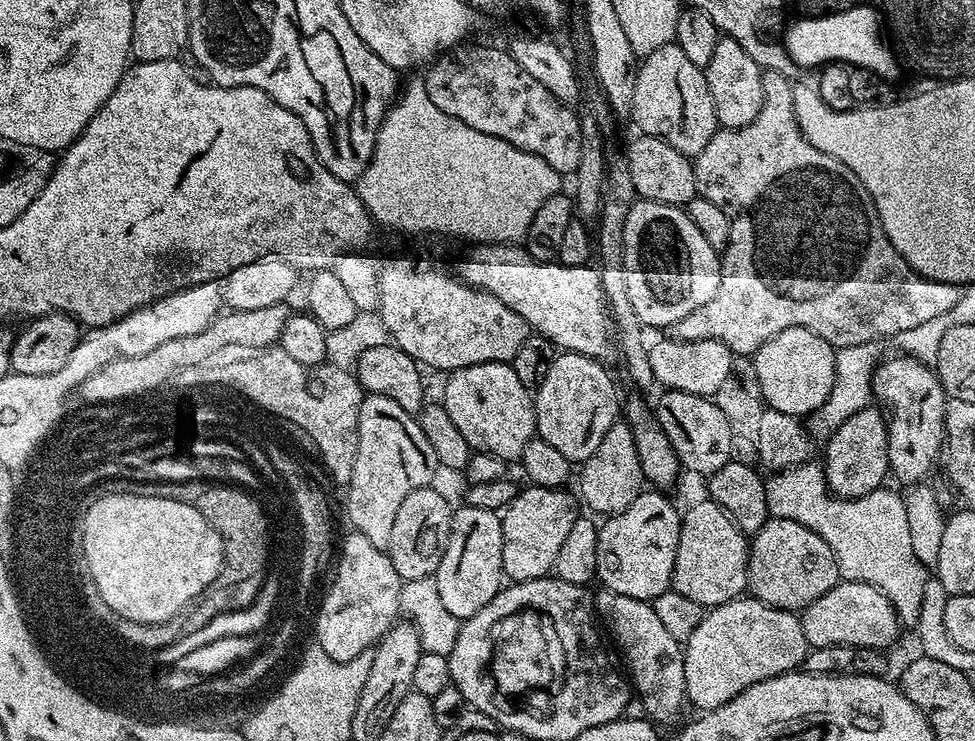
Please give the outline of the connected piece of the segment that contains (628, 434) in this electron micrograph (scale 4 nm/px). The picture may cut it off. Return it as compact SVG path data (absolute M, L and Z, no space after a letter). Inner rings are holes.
M618 422L606 430L606 438L602 438L598 450L594 450L590 458L582 461L581 468L584 469L578 472L579 499L588 503L590 511L601 512L601 517L617 516L645 491L646 481L642 474L642 462L638 462L638 446L634 446L632 427L626 422Z

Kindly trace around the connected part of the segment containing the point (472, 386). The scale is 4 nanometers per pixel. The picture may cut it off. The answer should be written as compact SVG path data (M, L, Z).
M511 363L466 366L447 373L445 380L444 409L468 445L505 462L519 461L522 450L536 436L536 406L533 393L518 382Z

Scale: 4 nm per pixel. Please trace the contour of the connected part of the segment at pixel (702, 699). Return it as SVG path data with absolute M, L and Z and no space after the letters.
M737 598L719 604L717 608L705 611L702 622L698 622L698 630L690 634L682 648L687 703L700 708L696 710L712 712L718 706L730 702L730 698L742 694L742 690L754 686L754 682L766 682L766 678L797 671L803 665L808 650L806 634L802 634L802 622L797 613L763 604L755 598Z

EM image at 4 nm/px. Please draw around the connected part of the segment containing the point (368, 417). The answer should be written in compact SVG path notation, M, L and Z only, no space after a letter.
M365 395L358 414L358 454L354 458L352 477L346 485L348 520L352 523L351 527L364 534L374 546L387 549L390 534L394 531L394 514L398 514L406 494L416 488L429 487L436 472L438 473L436 455L430 442L426 442L426 434L422 434L419 419L413 413L402 410L398 402L390 402L390 398Z

